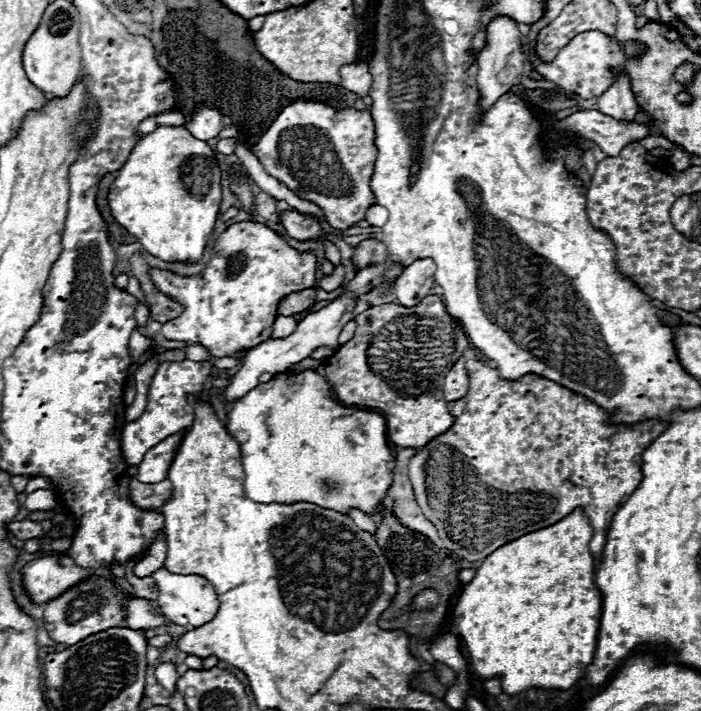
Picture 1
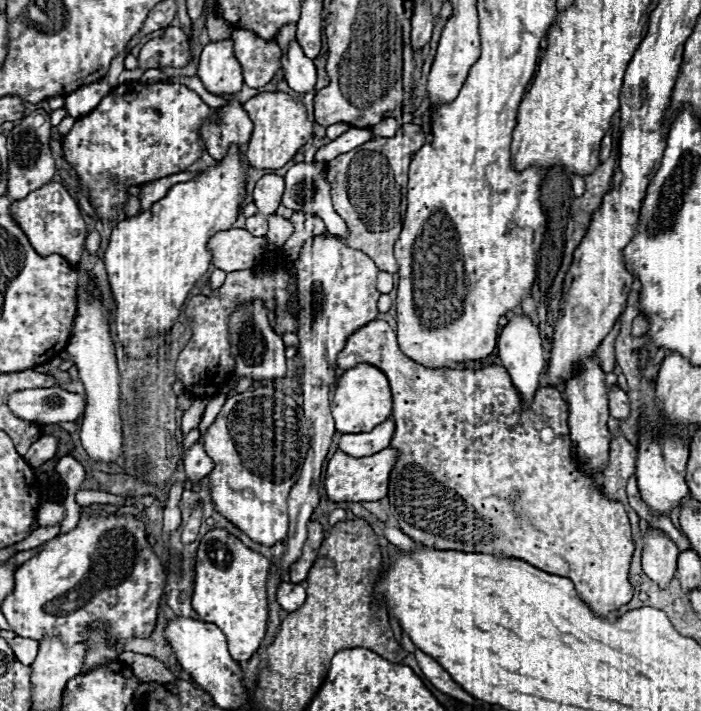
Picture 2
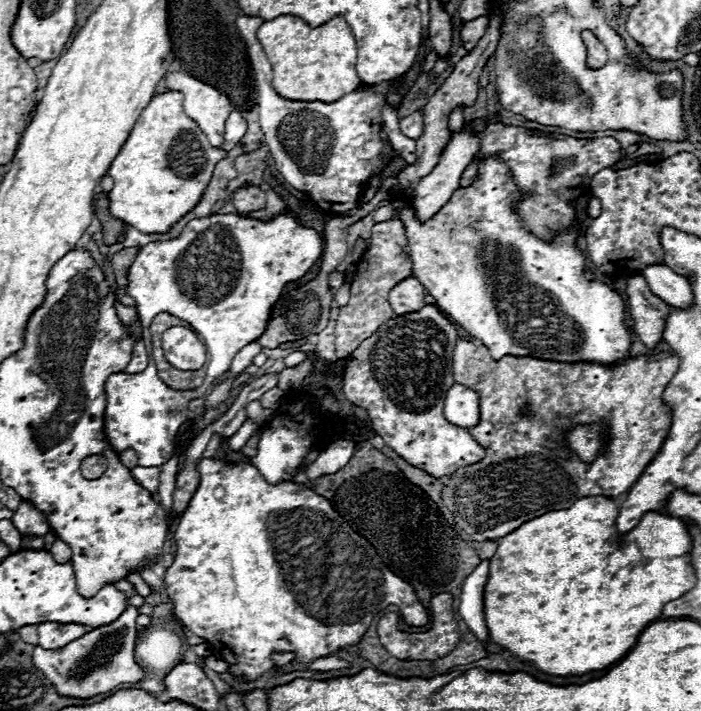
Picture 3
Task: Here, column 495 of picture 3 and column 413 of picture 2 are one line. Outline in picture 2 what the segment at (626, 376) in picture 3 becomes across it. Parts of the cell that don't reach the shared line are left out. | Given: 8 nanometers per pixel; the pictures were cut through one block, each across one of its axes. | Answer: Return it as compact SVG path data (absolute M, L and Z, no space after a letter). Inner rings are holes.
M372 320L352 332L336 356L336 364L342 370L358 362L380 368L392 388L396 432L390 446L400 450L400 458L390 474L388 500L404 502L390 504L404 534L436 550L504 554L506 558L520 558L548 574L566 576L598 616L608 616L630 602L634 586L628 580L628 572L634 542L624 504L610 500L596 480L578 466L576 456L572 456L568 404L556 388L540 386L532 404L524 408L524 400L504 366L490 364L478 370L426 368L398 348L396 332L384 320ZM544 426L550 426L556 434L552 444L540 440Z

